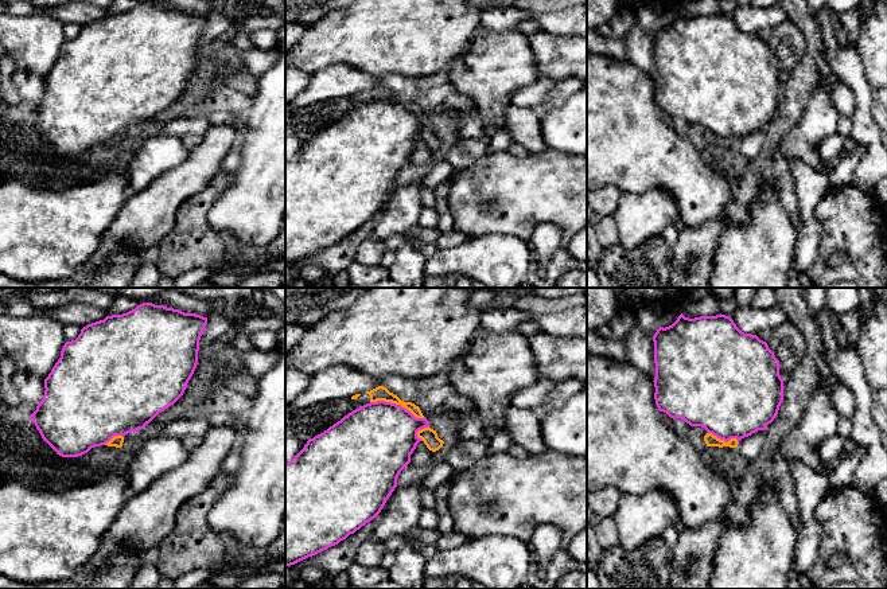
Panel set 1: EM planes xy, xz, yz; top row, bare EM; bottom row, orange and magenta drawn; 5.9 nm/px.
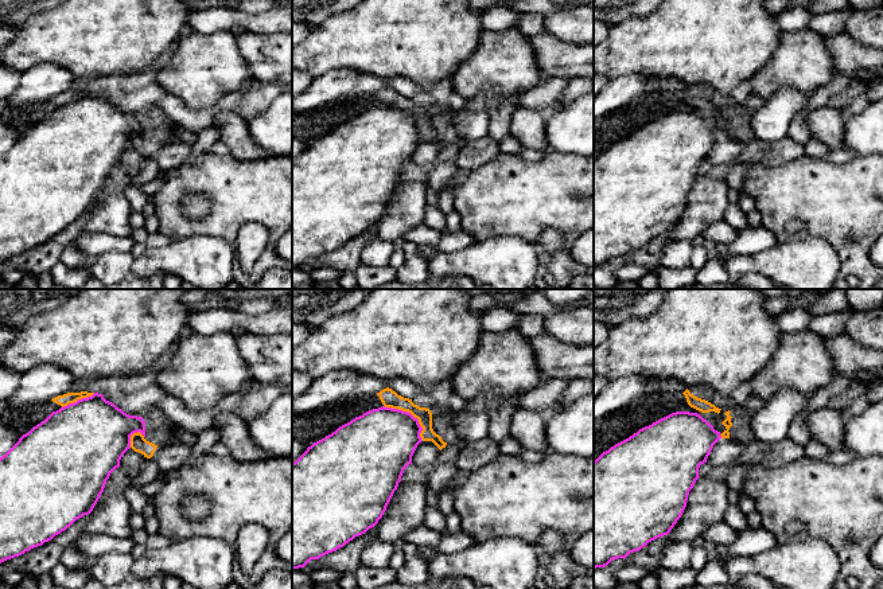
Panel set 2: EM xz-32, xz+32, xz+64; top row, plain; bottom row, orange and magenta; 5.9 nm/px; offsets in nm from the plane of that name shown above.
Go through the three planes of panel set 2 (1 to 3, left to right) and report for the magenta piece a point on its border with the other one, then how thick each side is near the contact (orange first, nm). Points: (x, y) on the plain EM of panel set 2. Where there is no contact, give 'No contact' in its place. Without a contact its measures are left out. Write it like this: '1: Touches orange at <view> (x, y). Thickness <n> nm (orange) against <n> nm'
1: Touches orange at xz-32 (78, 97). Thickness 70 nm (orange) against 460 nm
2: Touches orange at xz+32 (411, 112). Thickness 110 nm (orange) against 400 nm
3: Touches orange at xz+64 (720, 133). Thickness 50 nm (orange) against 360 nm

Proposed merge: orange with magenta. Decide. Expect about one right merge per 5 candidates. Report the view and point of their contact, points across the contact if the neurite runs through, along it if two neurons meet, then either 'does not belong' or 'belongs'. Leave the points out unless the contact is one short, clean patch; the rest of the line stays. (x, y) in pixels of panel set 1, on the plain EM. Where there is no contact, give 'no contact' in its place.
xz (397, 102) | does not belong

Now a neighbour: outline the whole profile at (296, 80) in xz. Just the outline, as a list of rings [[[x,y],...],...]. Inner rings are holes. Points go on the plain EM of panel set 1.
[[[285,66],[285,102],[289,102],[308,86],[311,75],[300,69]]]

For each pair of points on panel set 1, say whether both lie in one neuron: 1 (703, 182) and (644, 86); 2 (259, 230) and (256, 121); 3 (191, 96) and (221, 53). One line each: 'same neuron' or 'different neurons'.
1: same neuron
2: same neuron
3: same neuron

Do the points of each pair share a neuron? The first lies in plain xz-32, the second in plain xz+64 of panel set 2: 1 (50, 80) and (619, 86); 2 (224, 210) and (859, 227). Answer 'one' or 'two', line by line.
1: one
2: one

